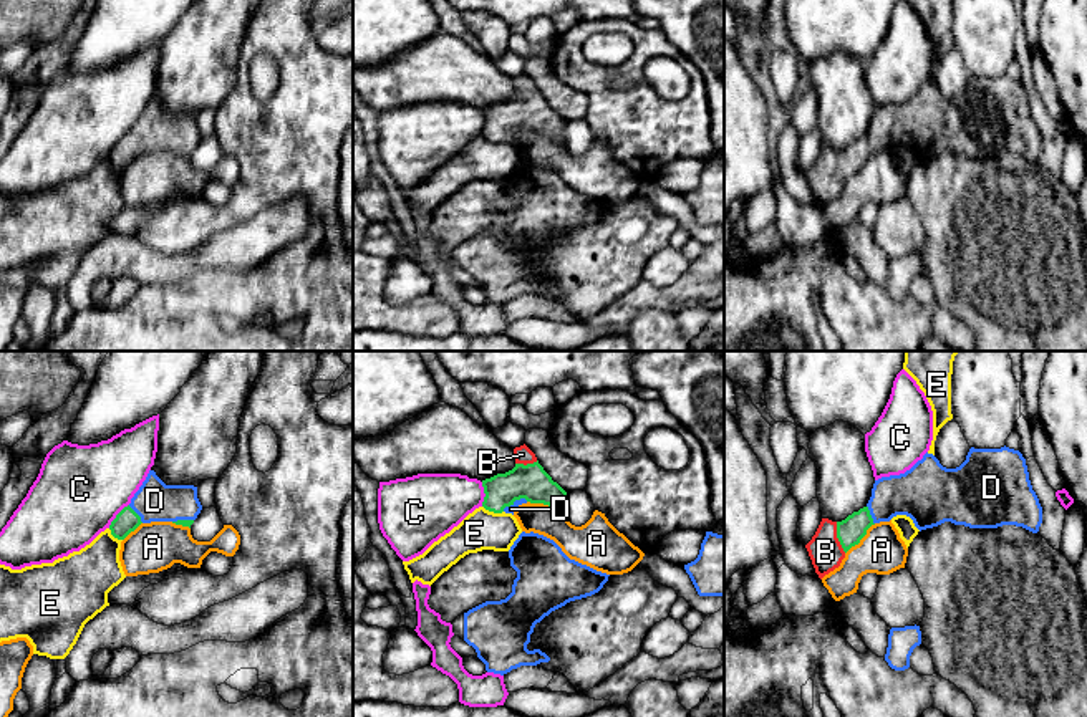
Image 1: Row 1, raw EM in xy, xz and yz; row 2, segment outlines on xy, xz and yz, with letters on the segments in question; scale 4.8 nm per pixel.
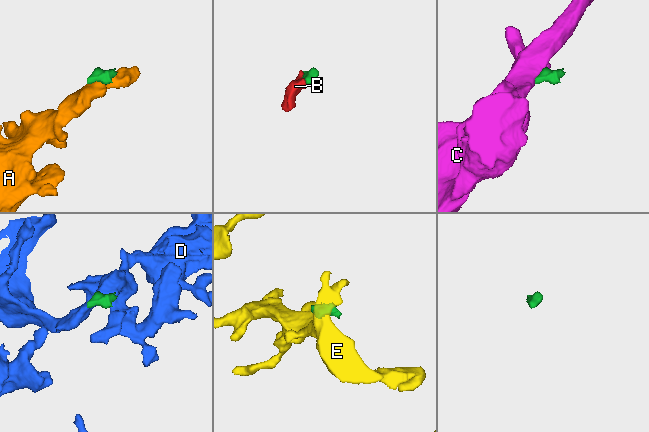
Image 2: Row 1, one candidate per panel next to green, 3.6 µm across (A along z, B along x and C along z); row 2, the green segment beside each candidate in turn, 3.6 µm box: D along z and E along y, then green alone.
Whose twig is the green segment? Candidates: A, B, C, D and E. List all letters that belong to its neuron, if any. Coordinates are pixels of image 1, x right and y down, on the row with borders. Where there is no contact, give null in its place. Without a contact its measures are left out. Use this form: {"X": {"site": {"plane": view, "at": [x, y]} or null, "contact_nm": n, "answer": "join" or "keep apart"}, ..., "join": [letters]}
{"A": {"site": {"plane": "xz", "at": [545, 504]}, "contact_nm": 190, "answer": "keep apart"}, "B": {"site": {"plane": "yz", "at": [837, 537]}, "contact_nm": 160, "answer": "join"}, "C": {"site": {"plane": "xy", "at": [116, 515]}, "contact_nm": 160, "answer": "keep apart"}, "D": {"site": {"plane": "xy", "at": [136, 514]}, "contact_nm": 120, "answer": "join"}, "E": {"site": {"plane": "xz", "at": [492, 510]}, "contact_nm": 110, "answer": "keep apart"}, "join": ["B", "D"]}

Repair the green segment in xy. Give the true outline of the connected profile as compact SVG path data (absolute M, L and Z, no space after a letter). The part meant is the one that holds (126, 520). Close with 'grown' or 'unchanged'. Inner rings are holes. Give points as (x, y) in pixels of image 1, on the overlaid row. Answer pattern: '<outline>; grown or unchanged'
M149 470L131 503L116 515L109 530L114 538L124 540L141 523L172 522L191 528L200 510L197 487L166 485L154 470Z; grown

